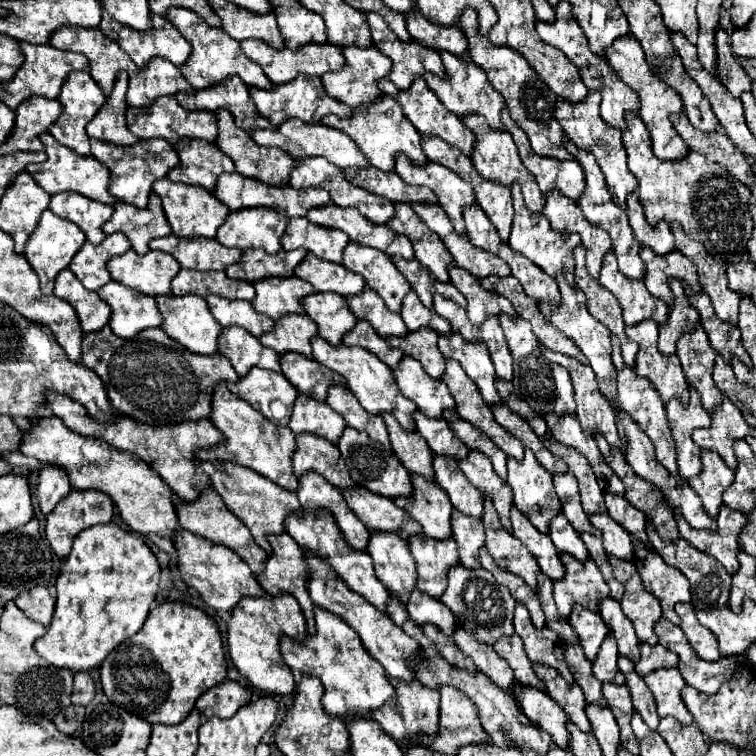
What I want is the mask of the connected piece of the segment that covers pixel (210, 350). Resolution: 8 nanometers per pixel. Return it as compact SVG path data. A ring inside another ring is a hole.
M156 296L156 304L162 312L162 330L176 340L178 344L182 344L184 348L188 348L194 354L216 354L218 352L218 334L222 330L222 326L214 320L214 316L210 314L206 300L200 296Z

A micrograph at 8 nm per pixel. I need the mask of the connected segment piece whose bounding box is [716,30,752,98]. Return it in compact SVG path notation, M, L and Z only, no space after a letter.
M724 30L716 32L716 48L718 48L718 78L734 98L740 98L742 92L750 90L752 82L744 68L734 60Z

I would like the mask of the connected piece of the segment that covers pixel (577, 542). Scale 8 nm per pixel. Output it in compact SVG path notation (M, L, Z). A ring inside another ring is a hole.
M562 514L554 516L554 520L550 520L548 536L552 538L552 542L558 548L558 552L572 554L578 560L586 560L588 558L588 552L584 548L584 542L580 540L580 534L574 532L572 524Z

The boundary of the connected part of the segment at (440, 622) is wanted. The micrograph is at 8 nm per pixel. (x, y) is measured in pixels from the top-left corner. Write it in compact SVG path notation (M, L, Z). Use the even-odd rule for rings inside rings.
M414 588L414 592L410 594L406 610L418 626L432 622L446 636L452 636L454 628L458 626L452 612L440 600L430 600L430 596L422 596L422 592L418 592L418 588Z

